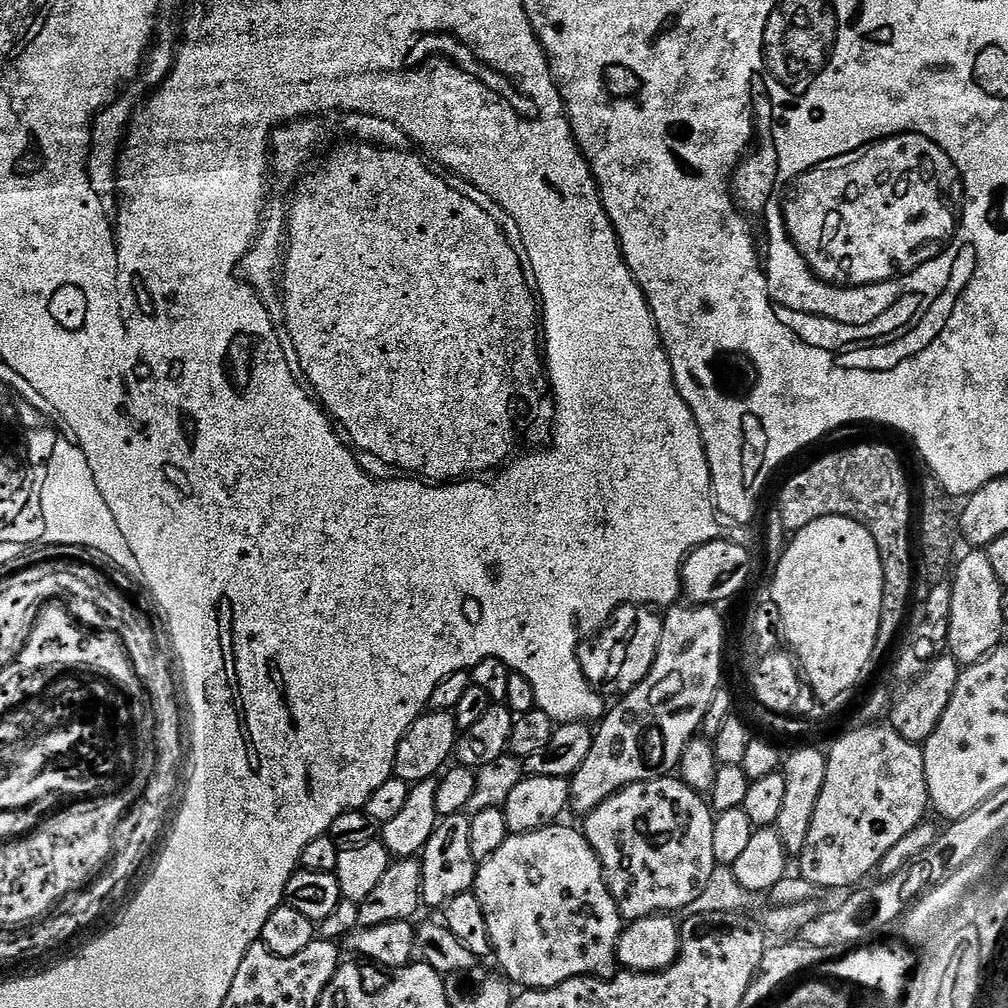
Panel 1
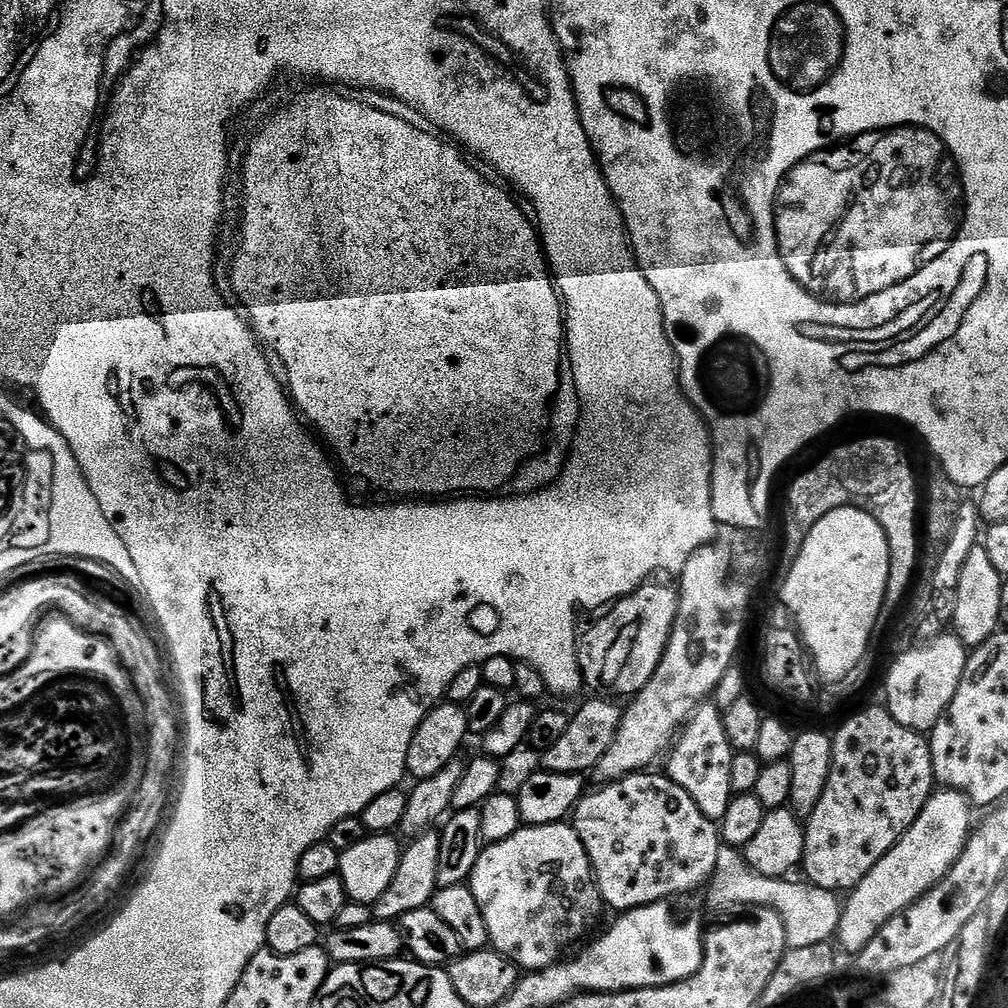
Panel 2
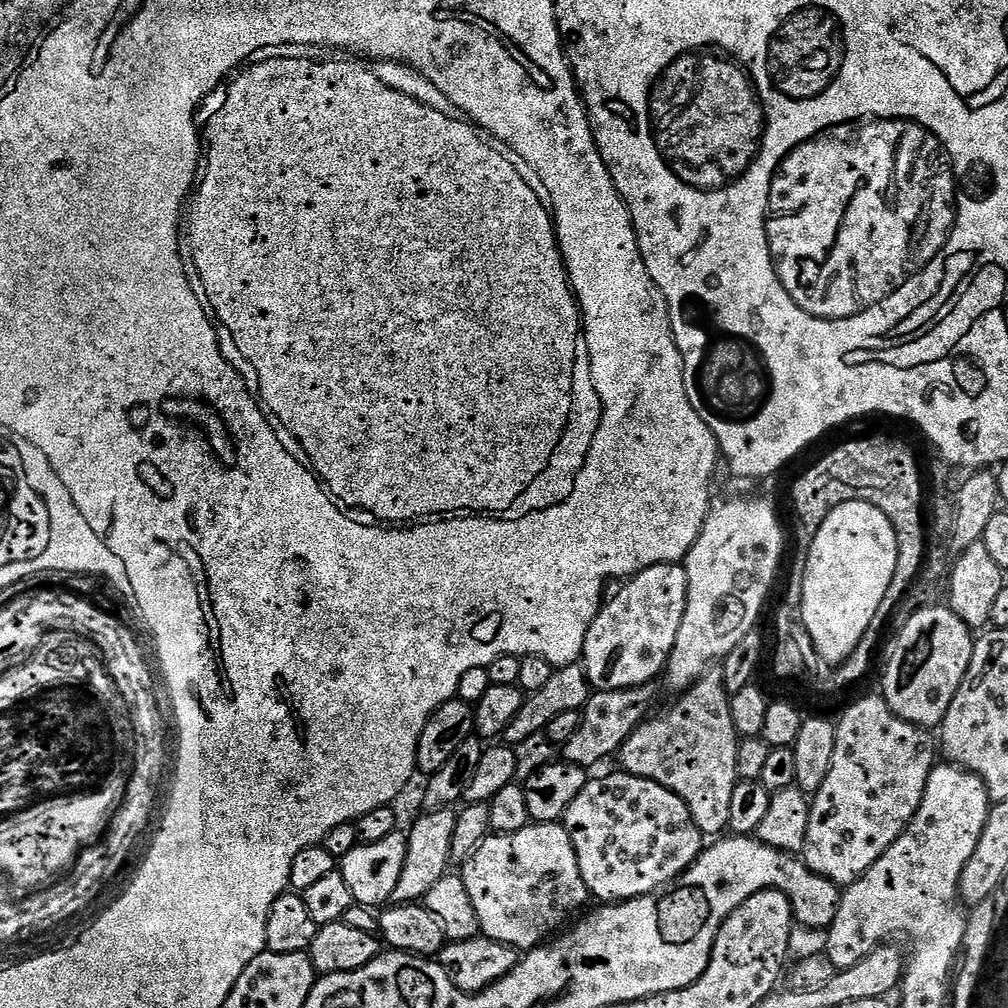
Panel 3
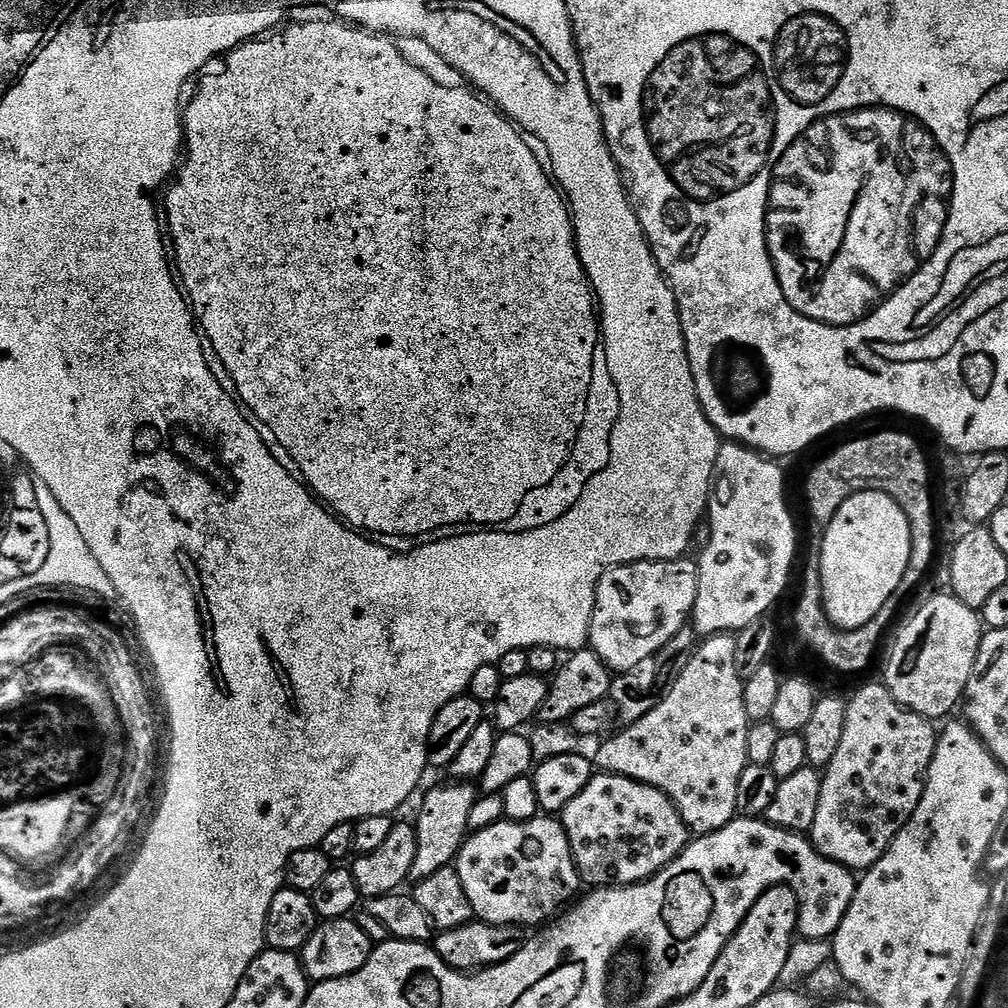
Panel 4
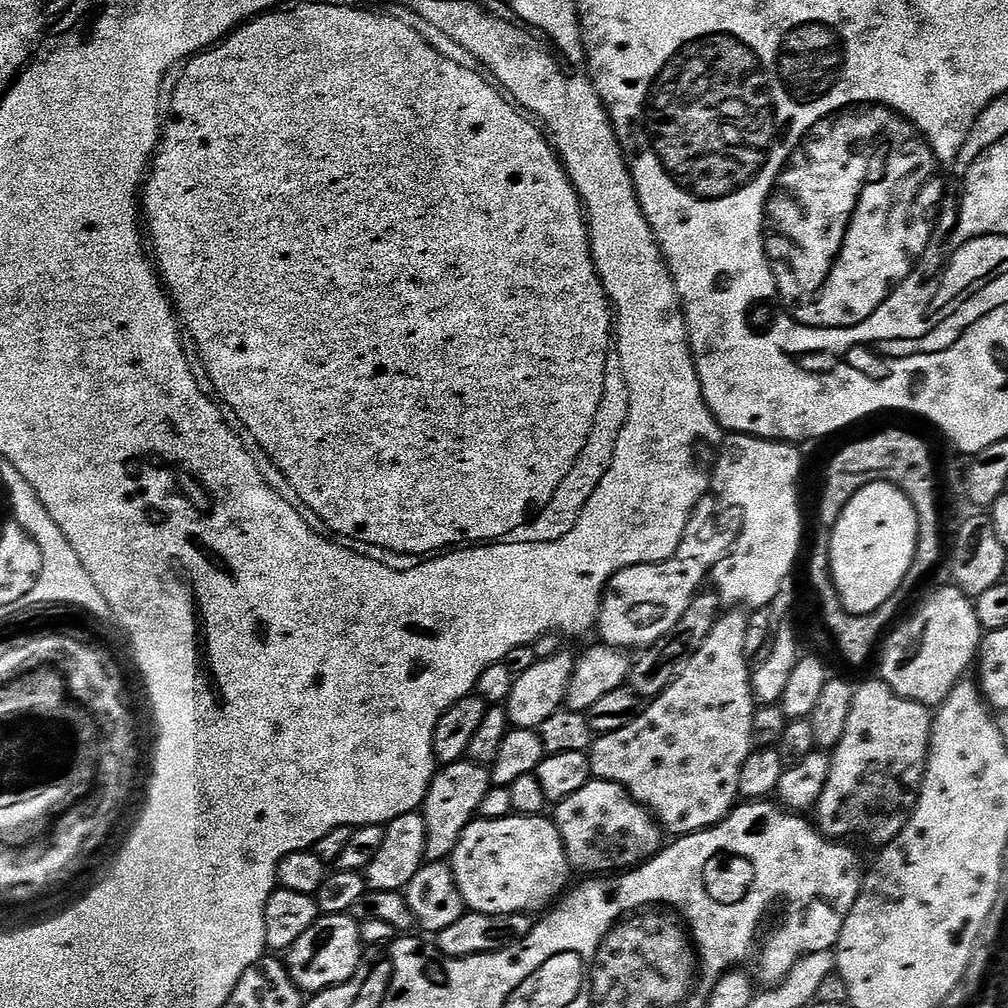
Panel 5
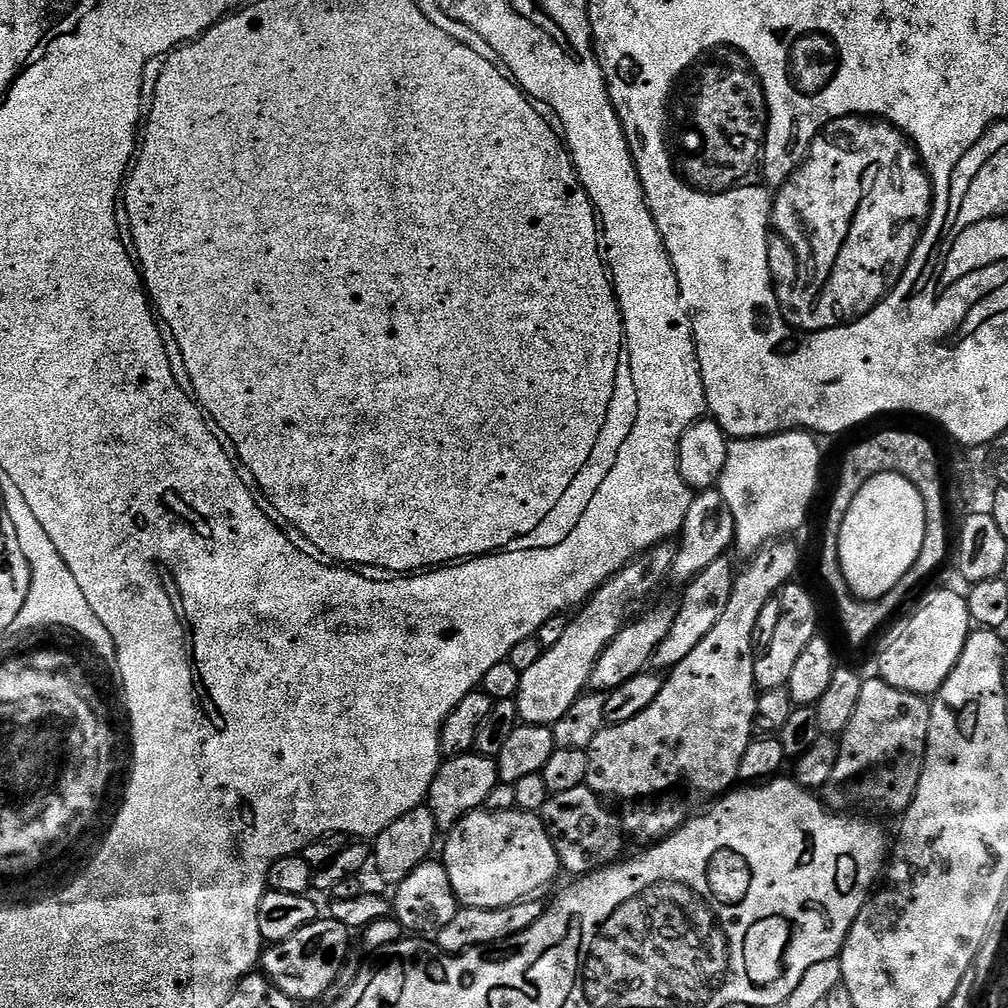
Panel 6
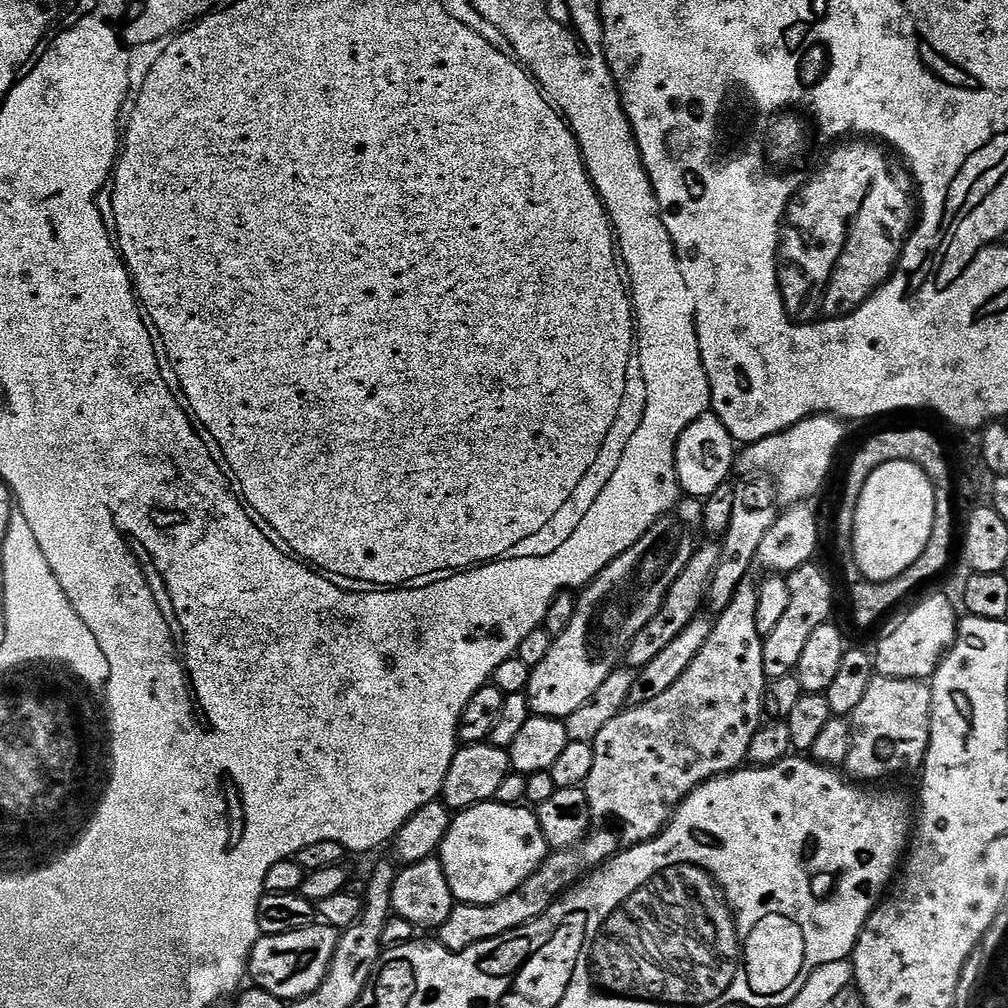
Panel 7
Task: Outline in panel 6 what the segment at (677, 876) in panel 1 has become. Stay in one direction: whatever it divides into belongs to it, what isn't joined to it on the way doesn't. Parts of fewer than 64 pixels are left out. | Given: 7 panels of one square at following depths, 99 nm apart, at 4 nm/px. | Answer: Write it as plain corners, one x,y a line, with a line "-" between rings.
585,786
551,793
546,806
538,814
544,821
546,834
550,834
550,842
554,842
561,869
565,873
573,872
573,877
579,878
599,868
607,868
625,855
626,833
621,817
617,813
615,816
604,804
607,803
598,793

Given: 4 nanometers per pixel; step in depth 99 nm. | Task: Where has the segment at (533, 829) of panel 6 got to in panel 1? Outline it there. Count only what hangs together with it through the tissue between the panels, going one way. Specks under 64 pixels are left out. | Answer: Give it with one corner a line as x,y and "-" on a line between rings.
557,822
550,825
548,828
542,830
534,830
533,832
517,832
509,835
506,842
502,842
502,846
498,846
498,850
494,850
494,854
490,854
490,858
486,858
476,869
476,882
474,885
474,891
478,902
482,902
482,914
486,914
486,930
490,930
490,942
492,943
492,950
494,953
494,960
500,963
500,968
513,980
516,984
521,984
519,987
524,990
531,990
534,988
553,988
558,986
562,982
566,982
570,978
578,978
579,976
595,976
597,978
608,978
617,971
618,968
618,949
620,946
620,933
624,931
626,927
626,921
621,916
618,906
616,905
616,899
612,896
611,890
608,889
608,883
604,877
604,867
600,864
600,860
596,856
596,852
592,849
592,843
584,836
583,831
579,827
567,828
564,822

